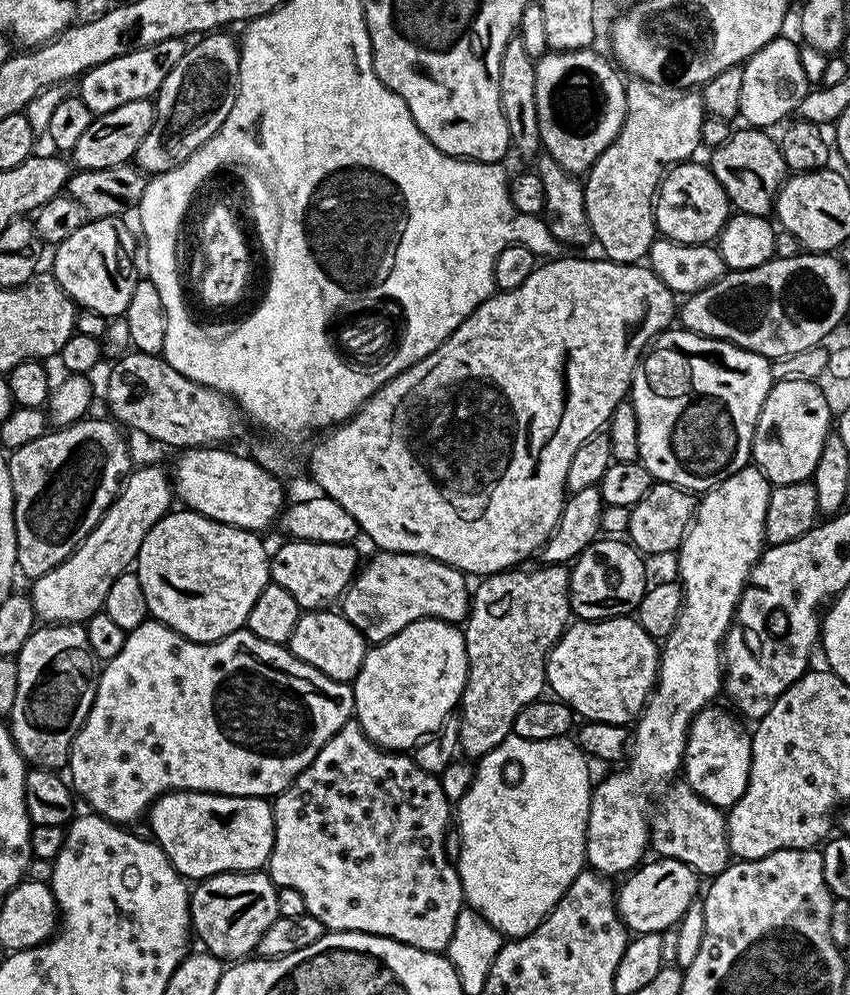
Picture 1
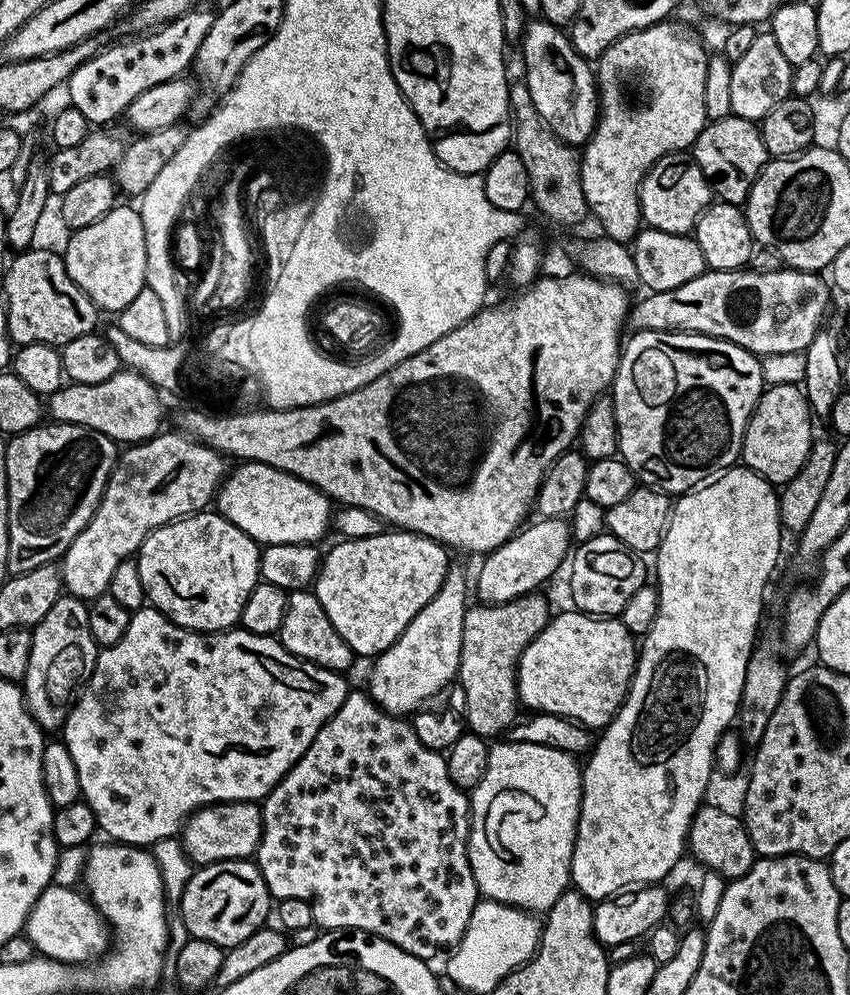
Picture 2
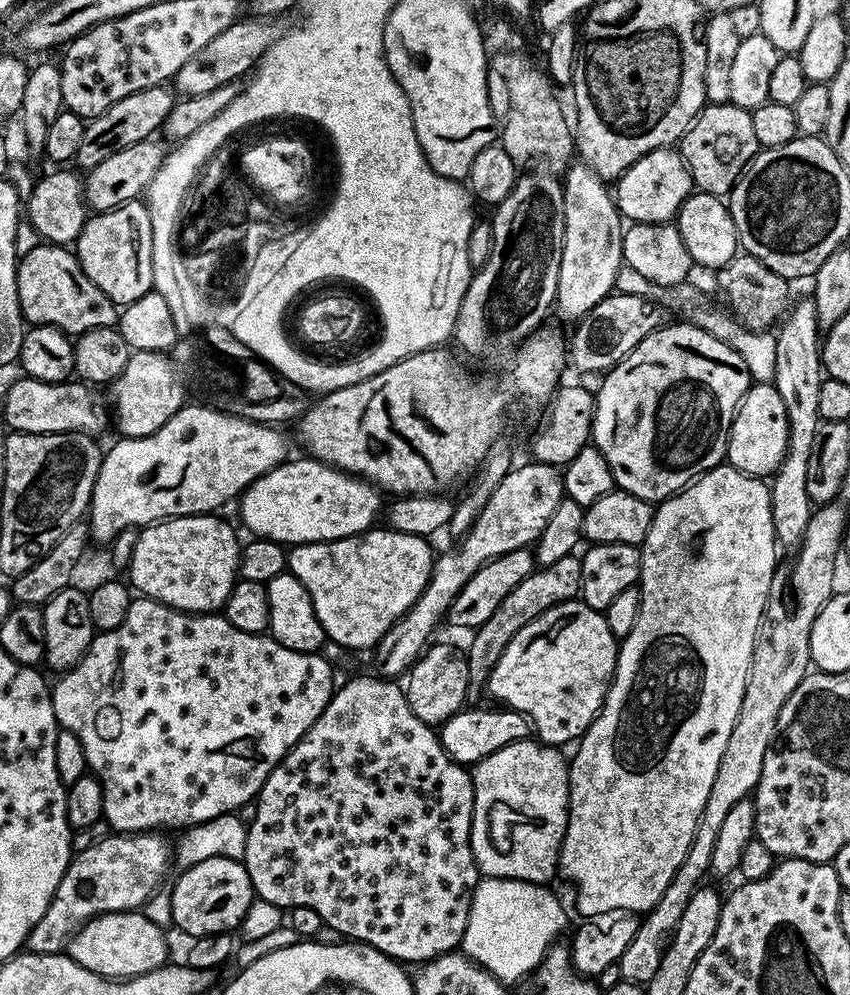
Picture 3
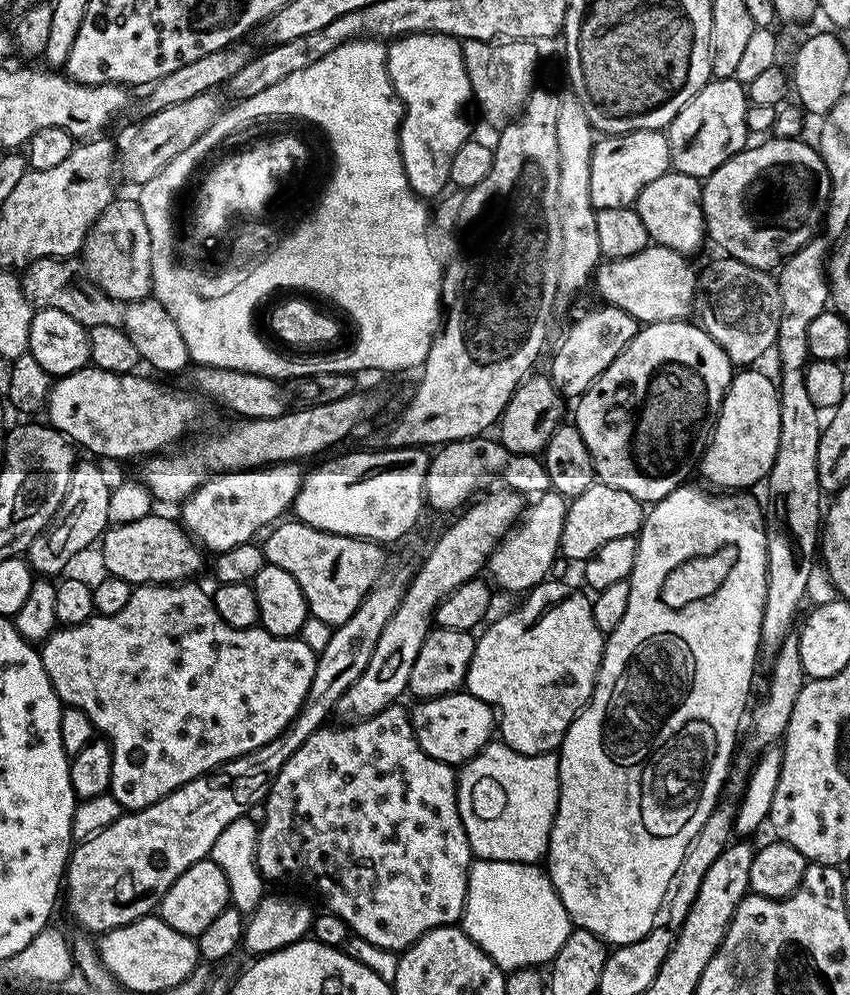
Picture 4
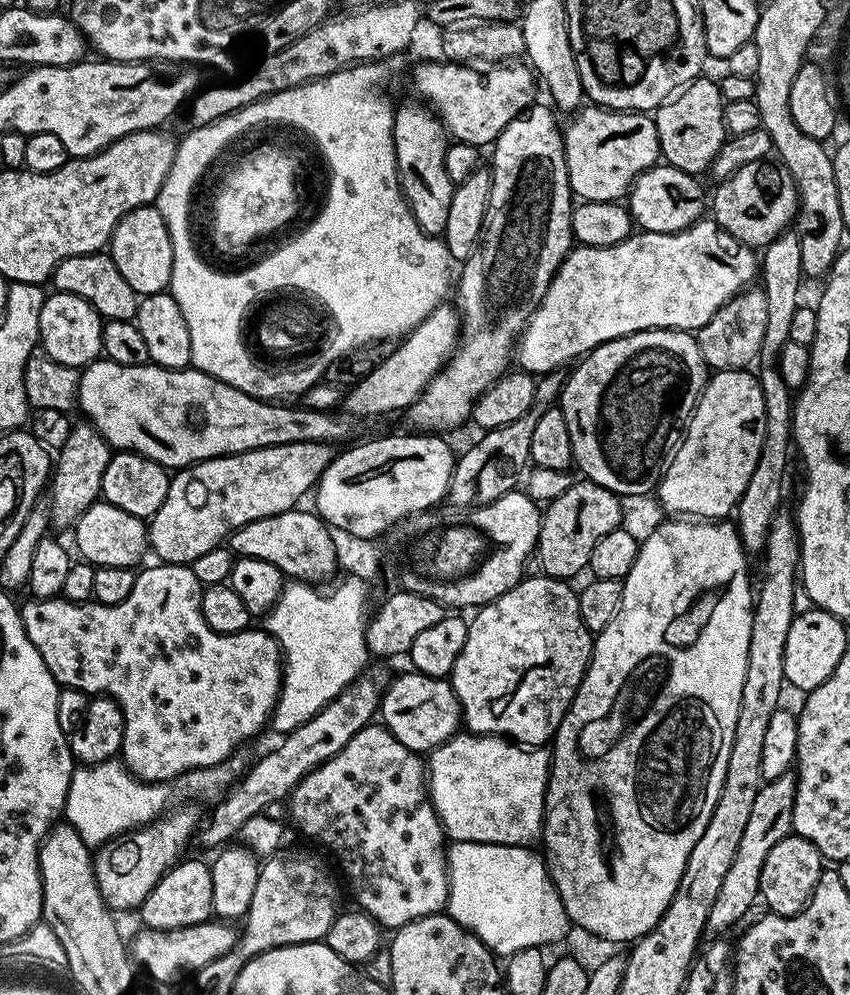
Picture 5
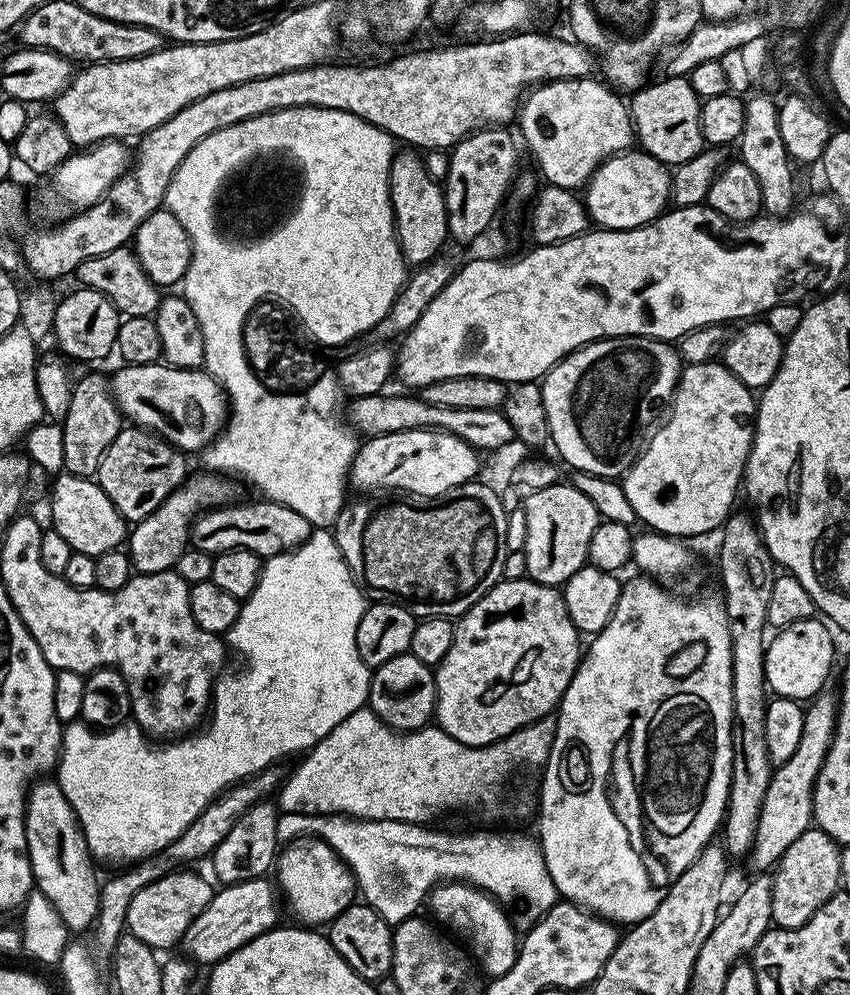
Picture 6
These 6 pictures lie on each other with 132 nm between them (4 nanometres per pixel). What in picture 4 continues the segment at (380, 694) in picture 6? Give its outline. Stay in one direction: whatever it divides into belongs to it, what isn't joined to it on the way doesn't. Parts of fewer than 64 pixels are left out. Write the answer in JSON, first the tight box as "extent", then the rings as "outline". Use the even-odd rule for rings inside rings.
{"extent":[410,690,498,764],"outline":[[[466,690],[420,700],[417,705],[416,709],[411,709],[410,715],[418,746],[422,746],[422,750],[426,750],[430,758],[443,764],[467,764],[489,744],[498,728],[498,716],[492,707],[474,698]]]}

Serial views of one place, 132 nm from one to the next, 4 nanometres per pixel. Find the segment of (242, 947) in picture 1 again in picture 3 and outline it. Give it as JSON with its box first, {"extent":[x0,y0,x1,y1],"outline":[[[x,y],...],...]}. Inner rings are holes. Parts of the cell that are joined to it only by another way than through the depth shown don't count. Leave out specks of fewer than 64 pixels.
{"extent":[170,857,254,938],"outline":[[[228,857],[206,858],[204,862],[190,866],[179,873],[176,885],[170,888],[172,896],[172,923],[176,928],[180,927],[188,935],[188,938],[198,936],[218,936],[228,934],[239,929],[246,918],[247,911],[254,899],[250,874],[245,870],[239,860],[231,860]]]}

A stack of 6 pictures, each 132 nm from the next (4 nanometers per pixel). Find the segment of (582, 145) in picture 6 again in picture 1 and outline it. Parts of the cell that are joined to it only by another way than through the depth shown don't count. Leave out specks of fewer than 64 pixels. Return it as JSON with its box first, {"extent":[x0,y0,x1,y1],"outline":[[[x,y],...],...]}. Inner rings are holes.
{"extent":[656,162,730,244],"outline":[[[685,162],[675,164],[664,173],[664,181],[656,191],[656,230],[663,239],[673,240],[675,244],[707,244],[715,241],[730,217],[730,205],[726,190],[714,178],[707,163]]]}

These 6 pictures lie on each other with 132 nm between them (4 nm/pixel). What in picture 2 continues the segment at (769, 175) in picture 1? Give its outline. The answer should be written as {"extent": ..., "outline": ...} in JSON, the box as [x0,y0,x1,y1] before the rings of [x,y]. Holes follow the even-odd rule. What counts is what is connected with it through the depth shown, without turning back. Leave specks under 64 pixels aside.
{"extent":[690,114,770,205],"outline":[[[731,114],[721,120],[705,123],[690,149],[690,156],[702,174],[706,174],[713,193],[725,204],[739,205],[747,201],[753,182],[770,159],[759,127],[751,120]]]}

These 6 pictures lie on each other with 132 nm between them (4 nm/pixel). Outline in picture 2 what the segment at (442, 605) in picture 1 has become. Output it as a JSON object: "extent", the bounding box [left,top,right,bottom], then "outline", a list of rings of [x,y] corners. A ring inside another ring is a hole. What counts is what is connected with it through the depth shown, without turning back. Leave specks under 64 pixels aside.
{"extent":[314,530,450,658],"outline":[[[386,530],[382,534],[374,534],[374,538],[341,539],[339,543],[334,545],[329,552],[325,551],[323,553],[320,561],[320,571],[316,573],[314,581],[314,591],[318,602],[322,602],[322,610],[326,610],[326,618],[330,618],[330,622],[334,622],[334,630],[338,630],[338,634],[342,634],[346,646],[350,646],[350,650],[357,657],[369,656],[369,658],[375,658],[381,652],[385,652],[400,637],[402,630],[406,630],[406,626],[410,626],[414,614],[418,614],[418,610],[422,610],[422,606],[426,606],[436,597],[450,567],[450,561],[448,561],[450,552],[449,549],[436,540],[419,536],[417,532],[405,532],[403,530]]]}

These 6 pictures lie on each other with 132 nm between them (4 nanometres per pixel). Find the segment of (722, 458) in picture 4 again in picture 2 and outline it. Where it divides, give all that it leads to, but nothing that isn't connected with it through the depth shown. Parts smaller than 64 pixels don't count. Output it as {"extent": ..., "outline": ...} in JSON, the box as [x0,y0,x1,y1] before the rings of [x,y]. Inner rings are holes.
{"extent":[740,384,814,486],"outline":[[[794,384],[765,387],[744,431],[744,445],[740,451],[743,467],[754,470],[774,486],[788,484],[804,468],[812,449],[812,420],[814,413],[808,407],[803,387]]]}

